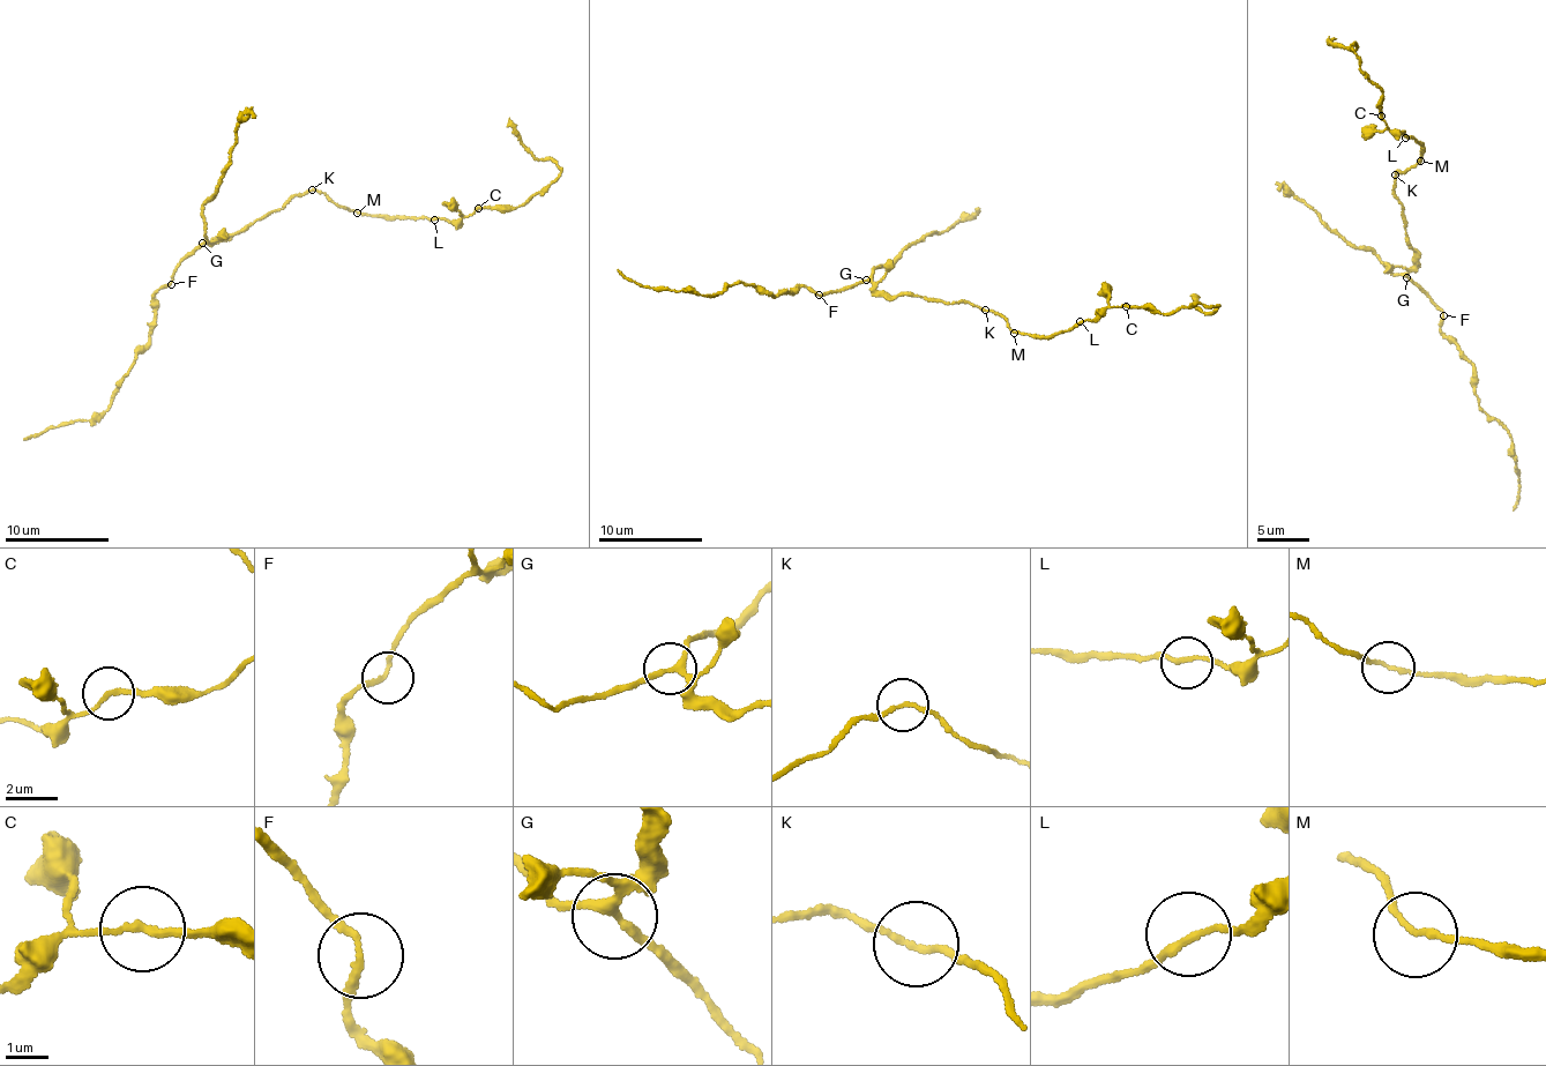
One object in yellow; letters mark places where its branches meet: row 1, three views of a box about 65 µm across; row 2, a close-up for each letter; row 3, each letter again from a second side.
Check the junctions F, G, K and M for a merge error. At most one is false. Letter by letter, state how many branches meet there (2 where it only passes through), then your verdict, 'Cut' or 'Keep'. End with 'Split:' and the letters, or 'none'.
F: Branches: 2. Keep
G: Branches: 4. Keep
K: Branches: 2. Keep
M: Branches: 2. Keep
Split: none

